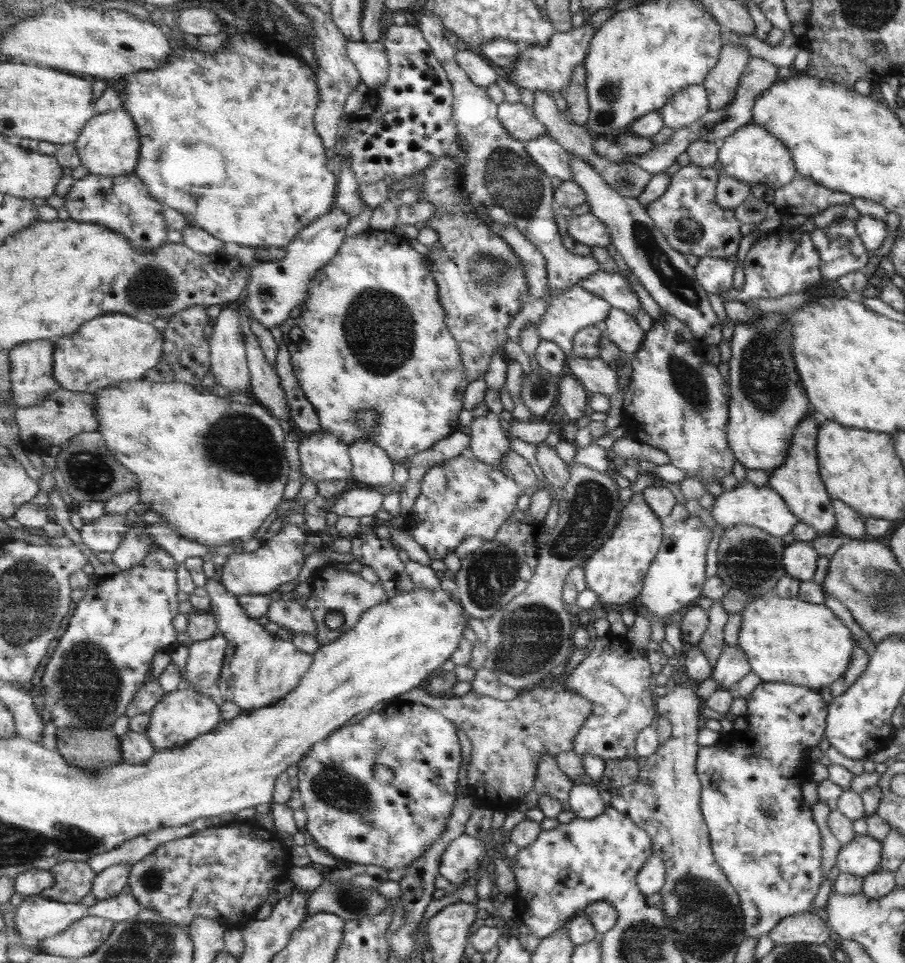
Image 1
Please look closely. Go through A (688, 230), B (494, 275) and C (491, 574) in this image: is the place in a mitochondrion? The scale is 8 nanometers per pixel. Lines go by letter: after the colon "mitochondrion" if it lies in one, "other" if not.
A: mitochondrion
B: mitochondrion
C: mitochondrion

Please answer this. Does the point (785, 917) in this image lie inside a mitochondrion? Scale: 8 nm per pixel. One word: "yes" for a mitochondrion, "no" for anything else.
no

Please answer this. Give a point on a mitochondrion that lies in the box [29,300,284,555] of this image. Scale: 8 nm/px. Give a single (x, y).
(89, 471)

